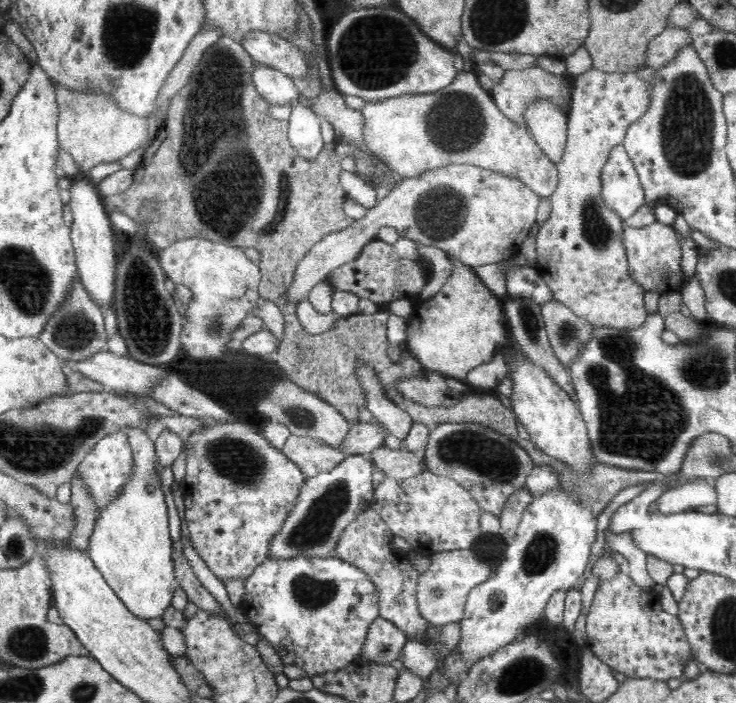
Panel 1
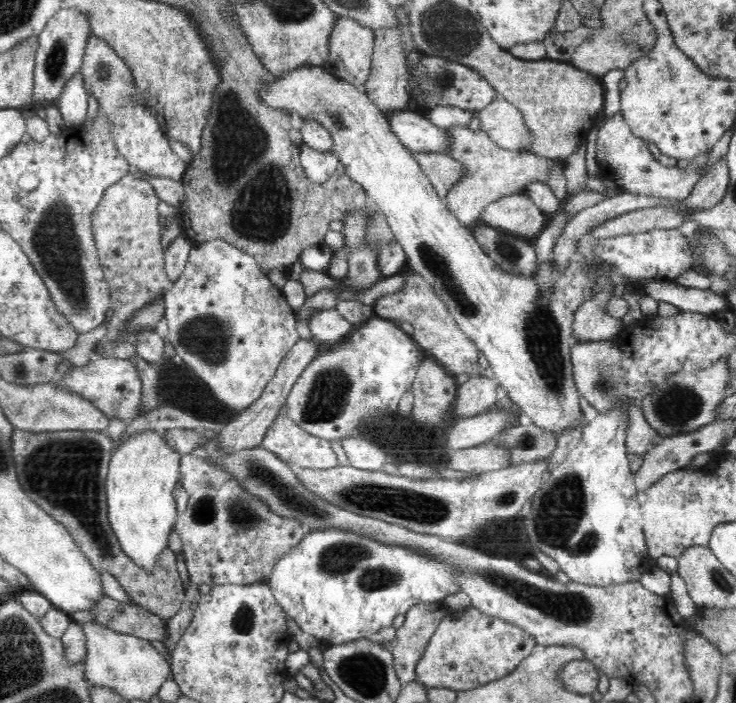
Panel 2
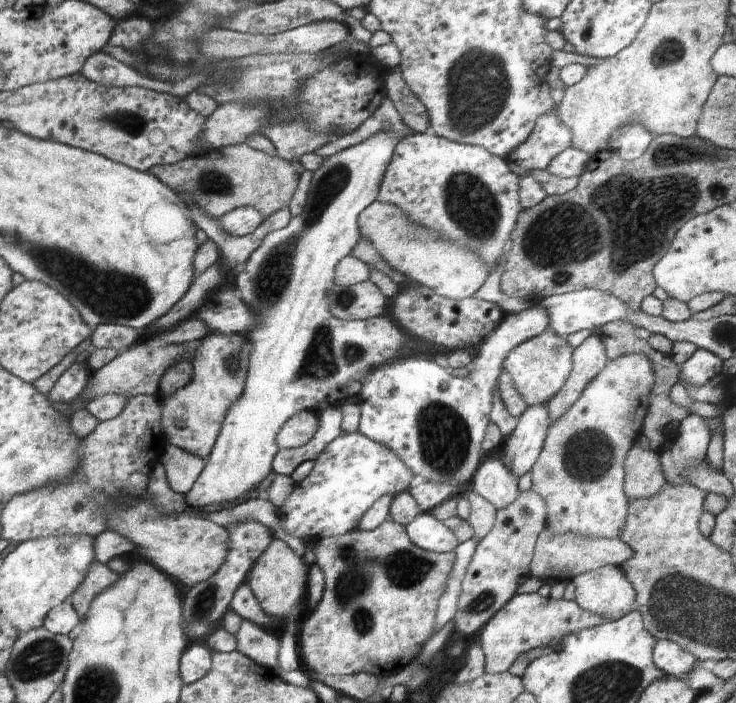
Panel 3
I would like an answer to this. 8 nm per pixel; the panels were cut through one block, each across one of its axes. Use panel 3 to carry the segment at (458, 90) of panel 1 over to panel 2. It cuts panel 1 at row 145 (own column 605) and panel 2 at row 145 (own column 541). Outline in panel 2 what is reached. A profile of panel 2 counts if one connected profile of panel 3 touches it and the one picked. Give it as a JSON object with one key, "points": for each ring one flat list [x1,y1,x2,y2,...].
{"points":[[468,125,463,126,457,126,457,127,451,127,447,128,446,131,450,133,450,148,448,148,448,152,446,154,450,155,452,159,460,162,460,164,464,165,464,176,462,176,462,180,458,180,456,184,452,184,453,188,450,190,450,192,447,193,447,196,445,197,444,201,447,205,448,209,454,213,454,216,458,218,458,220,465,226,465,227,471,227,475,222,478,221,478,218,480,218,480,214,484,212,484,206,490,204,490,202,496,202,496,200,500,198,505,198,514,194,526,194,526,186,527,184,530,184,530,182,542,182,545,183,547,176,551,173,551,166,556,163,556,165,564,165,563,161,550,159,550,158,544,158,543,156,540,156,539,154,536,154,535,152,512,152,511,150,506,150,505,148,500,148,499,146,496,146,494,142,492,142,492,139,488,134,486,134,481,127,477,131,473,131,468,127]]}

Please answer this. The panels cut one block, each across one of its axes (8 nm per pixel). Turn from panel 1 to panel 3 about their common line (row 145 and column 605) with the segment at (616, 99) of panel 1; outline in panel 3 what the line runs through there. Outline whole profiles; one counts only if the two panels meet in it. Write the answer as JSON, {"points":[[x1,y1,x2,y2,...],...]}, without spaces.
{"points":[[602,566,574,576,575,598,580,608,615,621,634,611,636,592,621,567]]}

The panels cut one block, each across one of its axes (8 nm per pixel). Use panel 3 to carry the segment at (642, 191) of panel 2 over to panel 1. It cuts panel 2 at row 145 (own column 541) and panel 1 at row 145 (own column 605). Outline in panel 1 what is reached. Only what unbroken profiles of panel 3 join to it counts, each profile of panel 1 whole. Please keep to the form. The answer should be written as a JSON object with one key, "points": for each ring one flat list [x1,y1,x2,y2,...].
{"points":[[623,144,614,146,602,168,602,199,622,220,630,218,642,204,645,191]]}

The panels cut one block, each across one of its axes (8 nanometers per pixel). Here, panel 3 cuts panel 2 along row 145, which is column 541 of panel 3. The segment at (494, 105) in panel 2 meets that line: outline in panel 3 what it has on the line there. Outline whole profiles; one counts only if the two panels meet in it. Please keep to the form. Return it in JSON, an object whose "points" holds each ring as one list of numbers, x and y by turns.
{"points":[[531,490,518,493,510,506,496,511,494,526,477,544,462,580,462,592,453,618,454,626,462,637,476,634,517,594,518,586,530,576,535,542,545,526,546,502]]}

